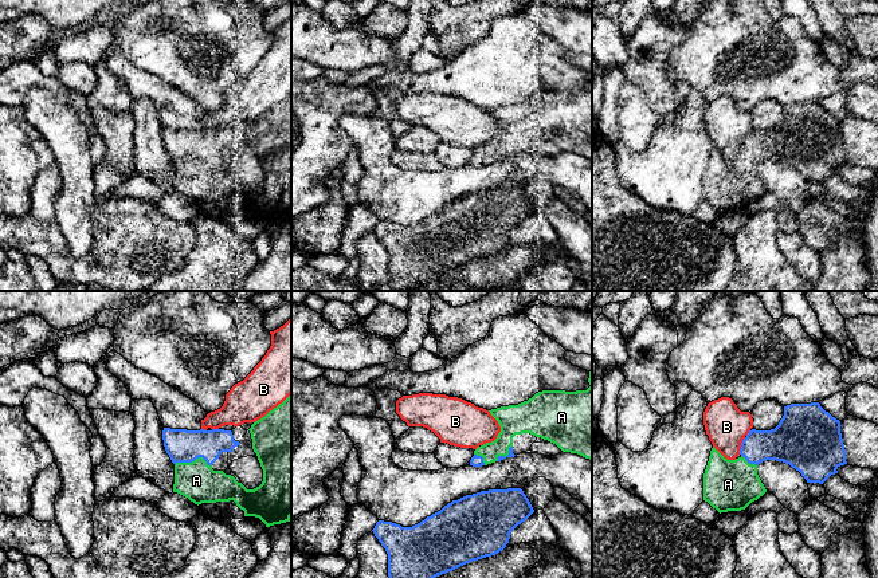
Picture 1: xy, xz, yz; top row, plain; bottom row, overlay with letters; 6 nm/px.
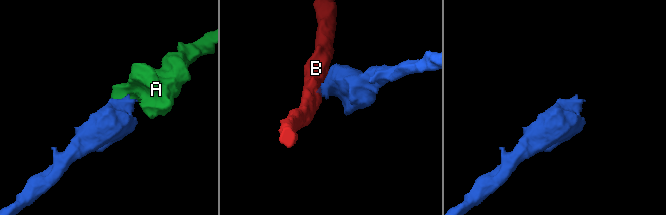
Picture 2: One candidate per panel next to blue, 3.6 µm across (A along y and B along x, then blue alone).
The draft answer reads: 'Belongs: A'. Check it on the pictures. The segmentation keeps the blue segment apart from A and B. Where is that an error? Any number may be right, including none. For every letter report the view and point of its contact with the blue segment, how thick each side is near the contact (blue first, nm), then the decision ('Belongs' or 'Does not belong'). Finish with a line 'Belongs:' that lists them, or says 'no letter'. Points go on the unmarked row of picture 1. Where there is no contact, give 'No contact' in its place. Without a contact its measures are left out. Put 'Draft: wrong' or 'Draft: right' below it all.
A: Touches blue at xy (193, 160). Thickness 200 nm (blue) against 240 nm. Belongs
B: Touches blue at yz (741, 145). Thickness 200 nm (blue) against 240 nm. Does not belong
Belongs: A
Draft: right

